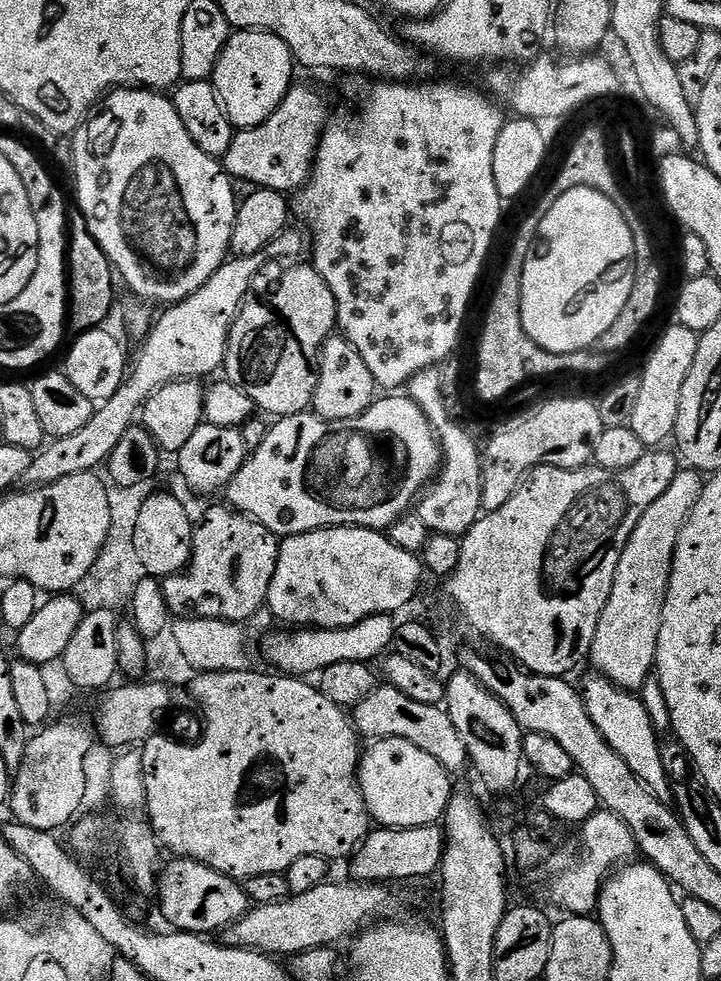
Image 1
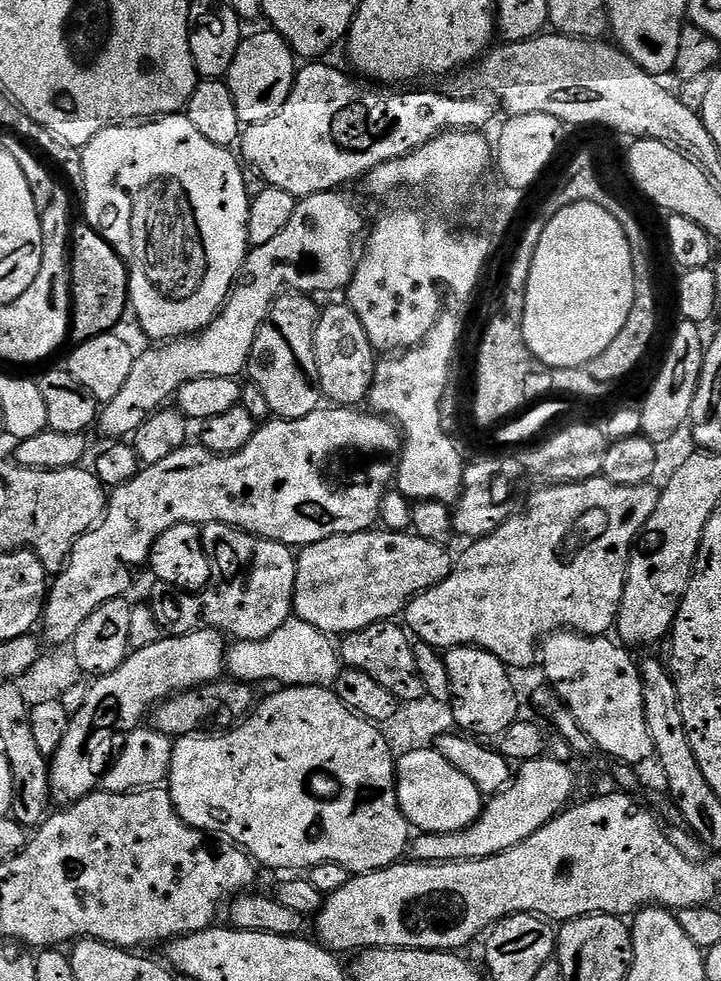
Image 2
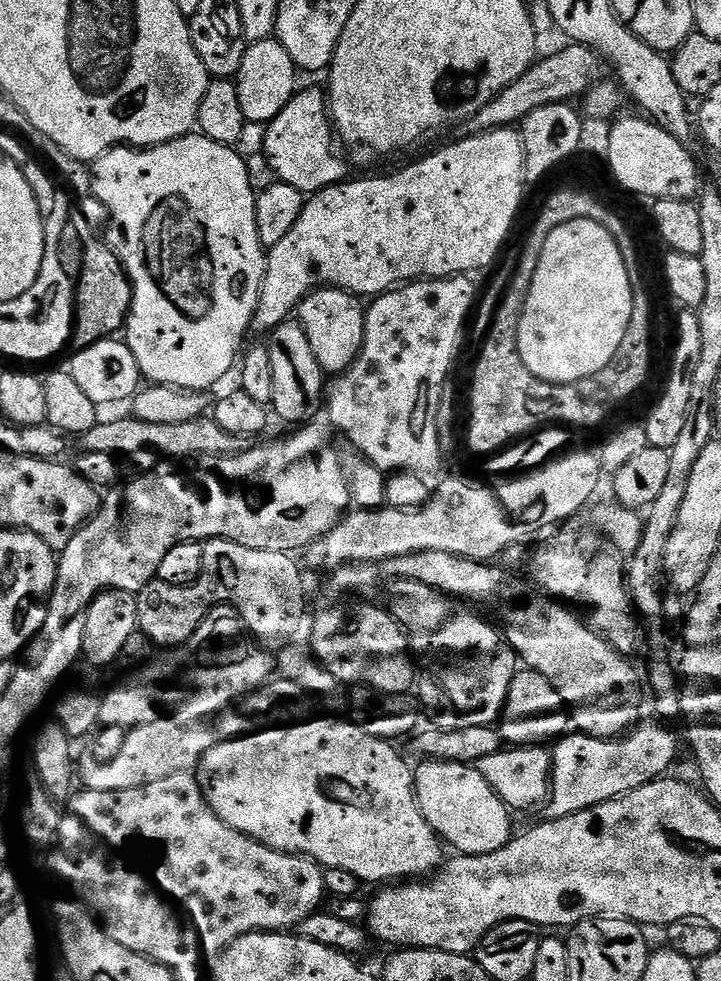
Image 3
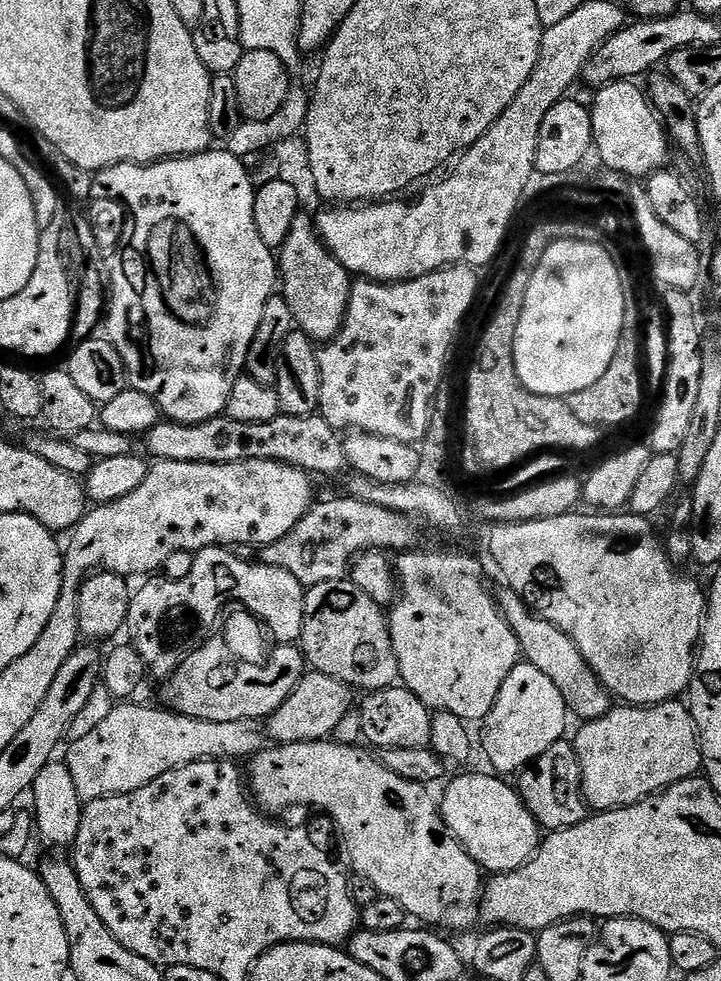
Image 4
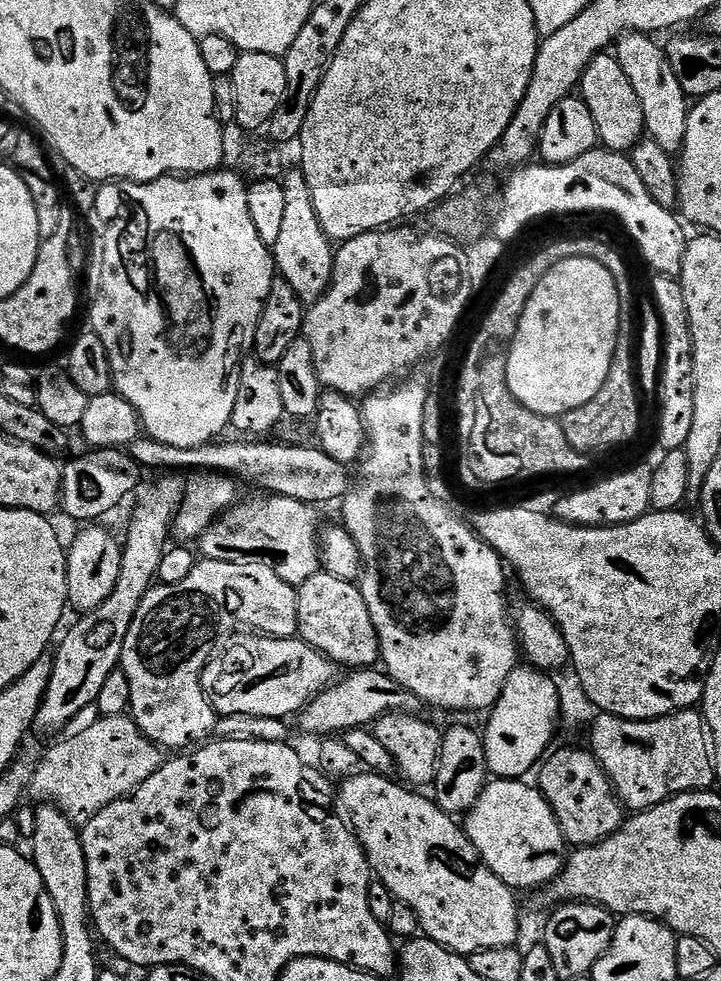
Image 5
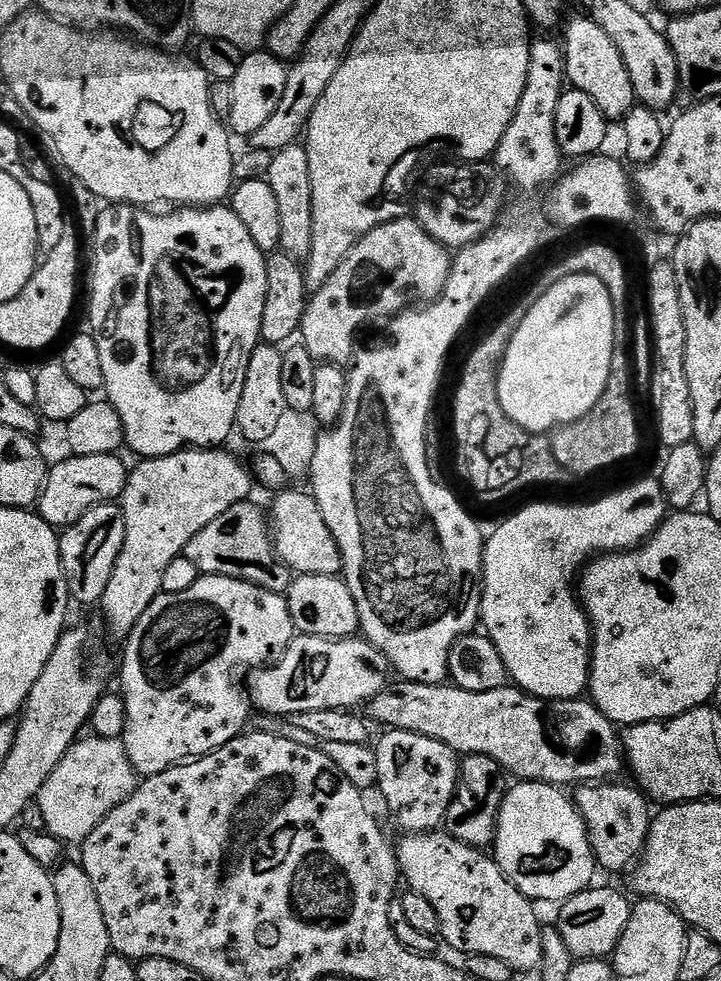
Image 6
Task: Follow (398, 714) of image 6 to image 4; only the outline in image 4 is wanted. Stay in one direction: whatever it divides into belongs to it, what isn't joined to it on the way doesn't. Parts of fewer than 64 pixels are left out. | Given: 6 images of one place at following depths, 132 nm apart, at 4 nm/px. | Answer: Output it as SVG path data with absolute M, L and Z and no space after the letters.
M315 670L305 671L298 686L289 691L273 707L266 721L266 736L276 746L295 746L297 744L315 745L316 740L332 738L338 722L354 708L353 689L347 684L338 682L338 678L330 678L330 674L322 674Z

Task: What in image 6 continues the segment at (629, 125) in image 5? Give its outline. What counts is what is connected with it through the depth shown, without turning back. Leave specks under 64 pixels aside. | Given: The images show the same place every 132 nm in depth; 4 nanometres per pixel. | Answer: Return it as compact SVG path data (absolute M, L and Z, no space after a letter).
M593 20L567 21L563 29L564 40L562 39L562 51L564 54L564 75L571 87L582 90L594 98L594 104L609 122L623 121L624 117L630 114L638 101L635 88L630 80L630 73L626 70L622 54L618 52L617 46L610 40L609 35L596 25Z

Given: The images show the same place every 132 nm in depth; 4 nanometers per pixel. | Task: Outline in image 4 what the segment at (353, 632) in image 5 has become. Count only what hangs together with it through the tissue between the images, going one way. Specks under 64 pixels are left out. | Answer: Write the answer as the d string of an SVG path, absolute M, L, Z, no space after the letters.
M348 578L322 582L305 591L304 625L298 647L304 653L305 661L315 671L330 674L330 678L338 678L338 682L347 684L353 690L361 688L364 694L393 687L400 680L398 658L394 654L385 609L376 604L374 598L362 594L362 590L358 590L358 586L354 586Z

